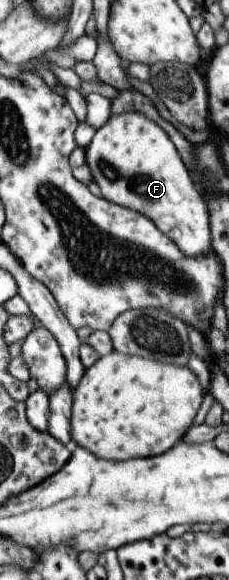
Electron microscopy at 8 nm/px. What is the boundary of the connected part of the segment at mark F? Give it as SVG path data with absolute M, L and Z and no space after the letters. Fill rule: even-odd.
M140 112L110 114L108 120L94 132L84 153L91 181L98 185L102 199L146 216L188 258L213 252L210 240L210 212L195 184L190 180L174 144L154 120L146 118Z

